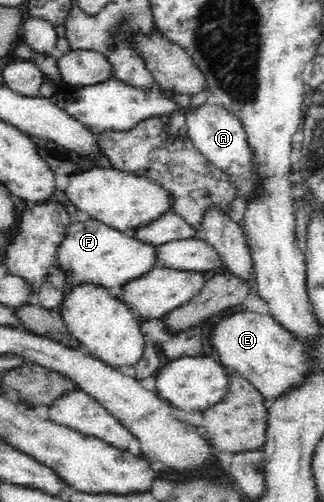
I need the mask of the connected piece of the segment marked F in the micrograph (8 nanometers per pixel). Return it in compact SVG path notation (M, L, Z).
M90 218L68 226L66 237L57 251L57 264L66 274L68 287L80 282L94 282L107 287L110 295L118 297L126 283L157 267L156 251L156 244L140 241L131 233L118 231Z

